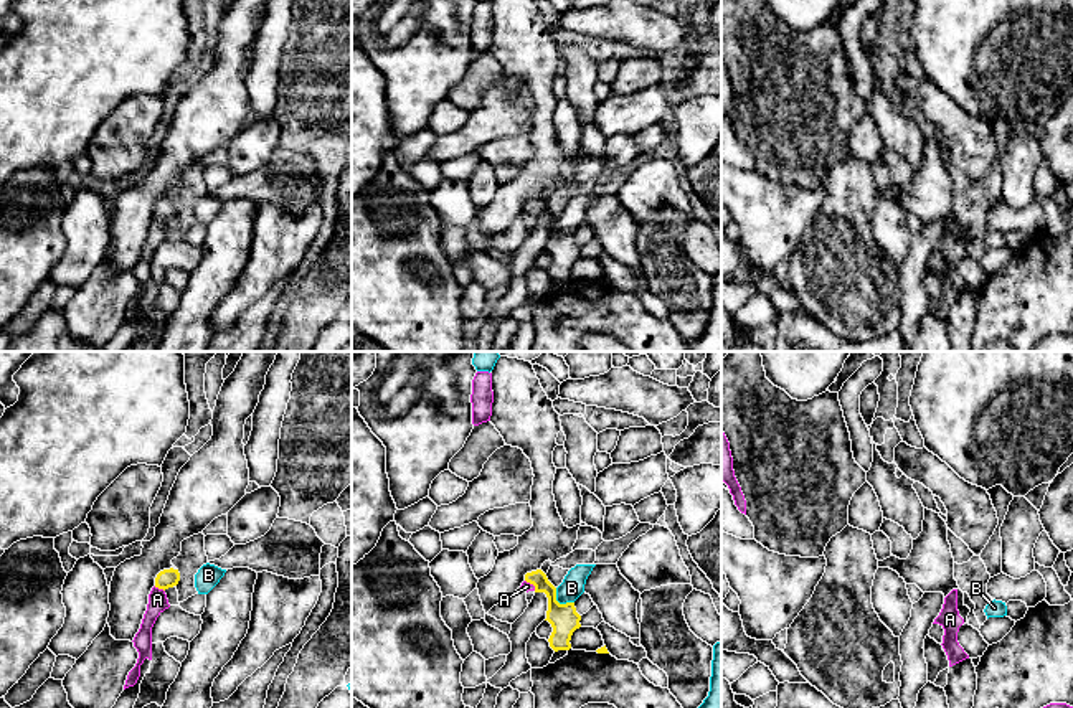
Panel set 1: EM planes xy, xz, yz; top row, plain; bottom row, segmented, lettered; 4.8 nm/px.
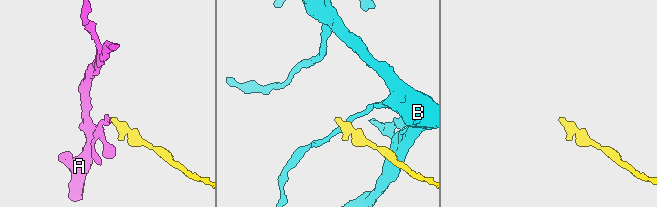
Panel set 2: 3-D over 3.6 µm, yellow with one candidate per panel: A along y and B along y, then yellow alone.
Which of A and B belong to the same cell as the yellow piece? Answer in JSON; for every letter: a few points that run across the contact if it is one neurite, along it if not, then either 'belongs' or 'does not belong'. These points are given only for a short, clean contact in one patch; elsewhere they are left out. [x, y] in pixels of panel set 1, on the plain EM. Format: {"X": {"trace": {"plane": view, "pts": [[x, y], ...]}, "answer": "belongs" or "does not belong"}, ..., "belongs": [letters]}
{"A": {"trace": {"plane": "xy", "pts": [[154, 217], [164, 221]]}, "answer": "does not belong"}, "B": {"trace": {"plane": "xz", "pts": [[555, 218], [555, 228], [560, 233], [573, 233]]}, "answer": "does not belong"}, "belongs": []}

